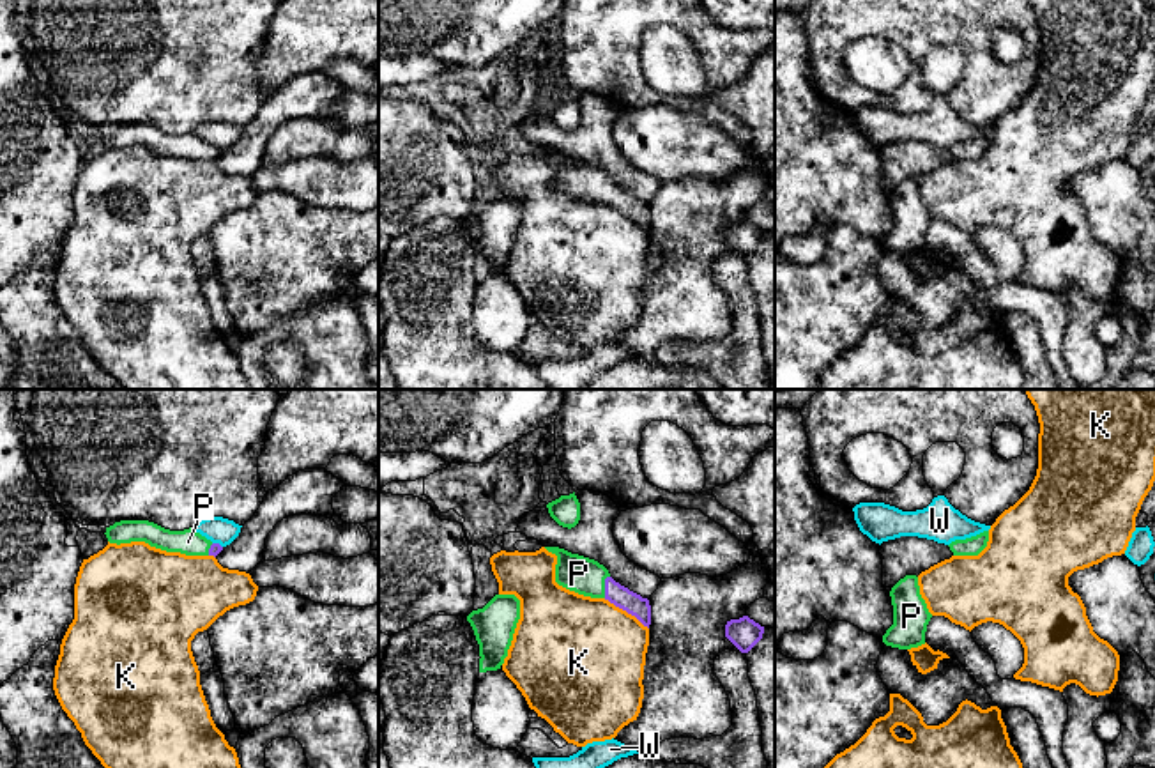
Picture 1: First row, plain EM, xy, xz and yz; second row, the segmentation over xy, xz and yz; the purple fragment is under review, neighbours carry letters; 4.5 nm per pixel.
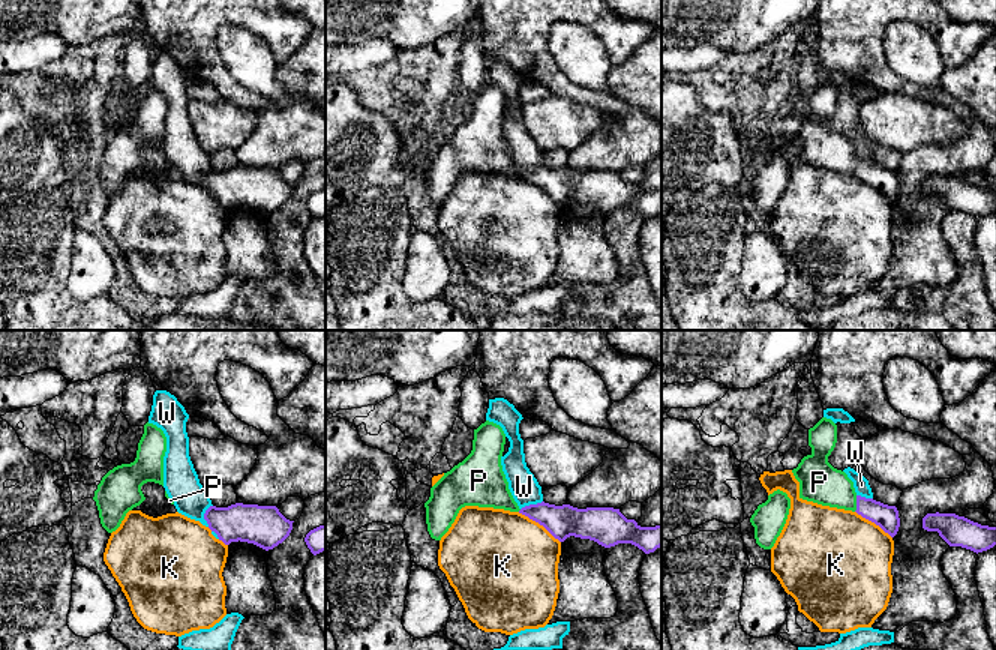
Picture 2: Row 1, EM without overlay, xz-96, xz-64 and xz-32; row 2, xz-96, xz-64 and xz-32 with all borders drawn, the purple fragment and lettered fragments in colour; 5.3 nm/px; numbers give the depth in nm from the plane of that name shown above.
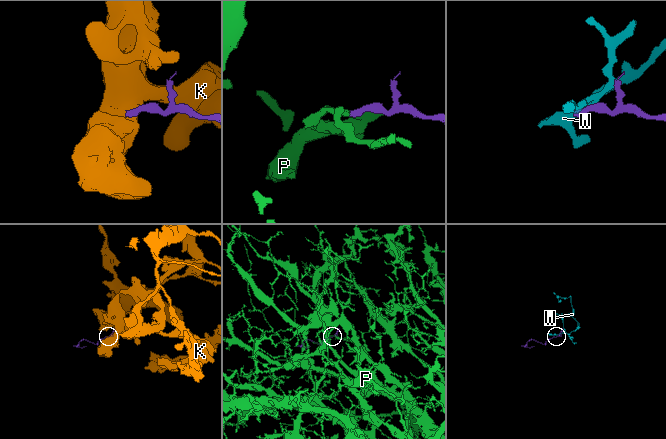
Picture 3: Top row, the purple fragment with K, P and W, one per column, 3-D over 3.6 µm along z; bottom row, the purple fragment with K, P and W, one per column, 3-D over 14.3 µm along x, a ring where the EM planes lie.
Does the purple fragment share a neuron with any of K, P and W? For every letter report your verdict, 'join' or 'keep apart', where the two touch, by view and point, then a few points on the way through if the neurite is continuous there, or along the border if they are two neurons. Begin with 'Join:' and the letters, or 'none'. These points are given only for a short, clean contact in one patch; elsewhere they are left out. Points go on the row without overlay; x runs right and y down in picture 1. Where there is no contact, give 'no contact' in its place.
Join: P
K: keep apart | xz (627, 215) | along xz (604, 202), (634, 218), (648, 232)
P: join | xz (605, 190) | across xz (621, 200), (605, 190), (579, 177)
W: keep apart | xy (218, 147)

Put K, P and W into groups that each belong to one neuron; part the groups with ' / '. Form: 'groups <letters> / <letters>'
groups K / P / W

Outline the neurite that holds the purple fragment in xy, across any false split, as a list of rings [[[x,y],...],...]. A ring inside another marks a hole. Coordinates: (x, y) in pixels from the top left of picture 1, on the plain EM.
[[[120,124],[106,131],[106,142],[110,147],[131,147],[145,145],[150,150],[180,156],[186,159],[218,159],[223,150],[212,147],[193,131],[184,134],[170,134],[149,124]]]

